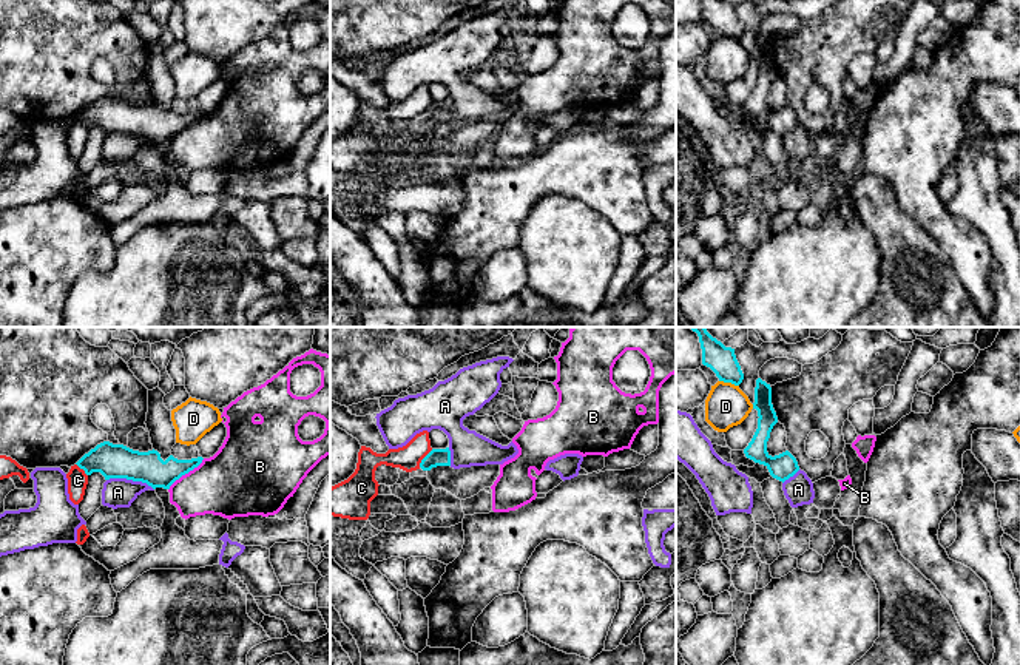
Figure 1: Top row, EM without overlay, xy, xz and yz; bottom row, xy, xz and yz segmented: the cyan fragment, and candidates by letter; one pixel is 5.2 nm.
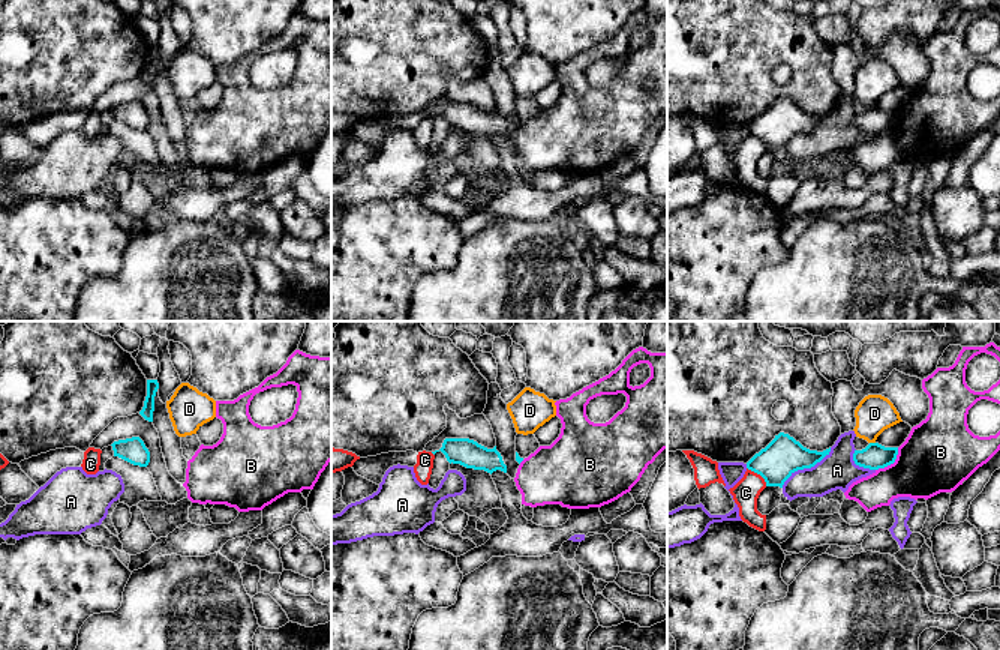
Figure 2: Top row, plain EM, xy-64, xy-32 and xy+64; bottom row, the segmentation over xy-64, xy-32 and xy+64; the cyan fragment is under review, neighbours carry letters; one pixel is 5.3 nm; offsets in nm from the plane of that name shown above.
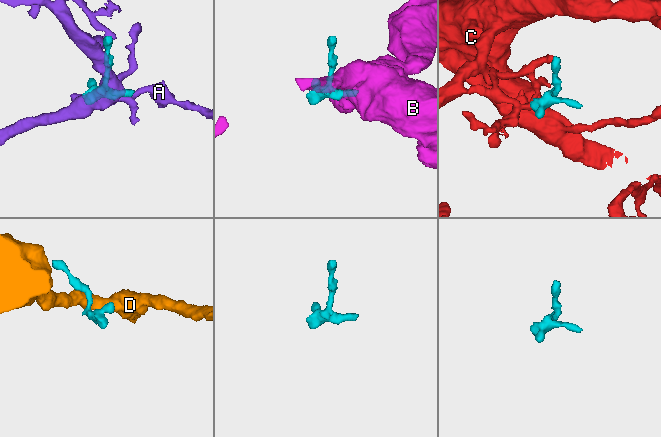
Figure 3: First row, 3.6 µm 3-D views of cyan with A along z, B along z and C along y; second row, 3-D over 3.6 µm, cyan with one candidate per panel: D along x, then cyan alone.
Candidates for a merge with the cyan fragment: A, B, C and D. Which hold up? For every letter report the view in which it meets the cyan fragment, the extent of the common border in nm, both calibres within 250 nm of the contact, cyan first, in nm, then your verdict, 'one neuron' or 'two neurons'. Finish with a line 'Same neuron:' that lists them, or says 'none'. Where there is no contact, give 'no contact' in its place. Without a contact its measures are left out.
A: xy | 260 nm | 180/160 nm | two neurons
B: xy | 260 nm | 160/360 nm | two neurons
C: xz | 120 nm | 100/130 nm | two neurons
D: yz | 110 nm | 150/220 nm | two neurons
Same neuron: none

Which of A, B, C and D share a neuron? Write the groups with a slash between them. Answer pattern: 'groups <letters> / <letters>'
groups A / B / C / D

